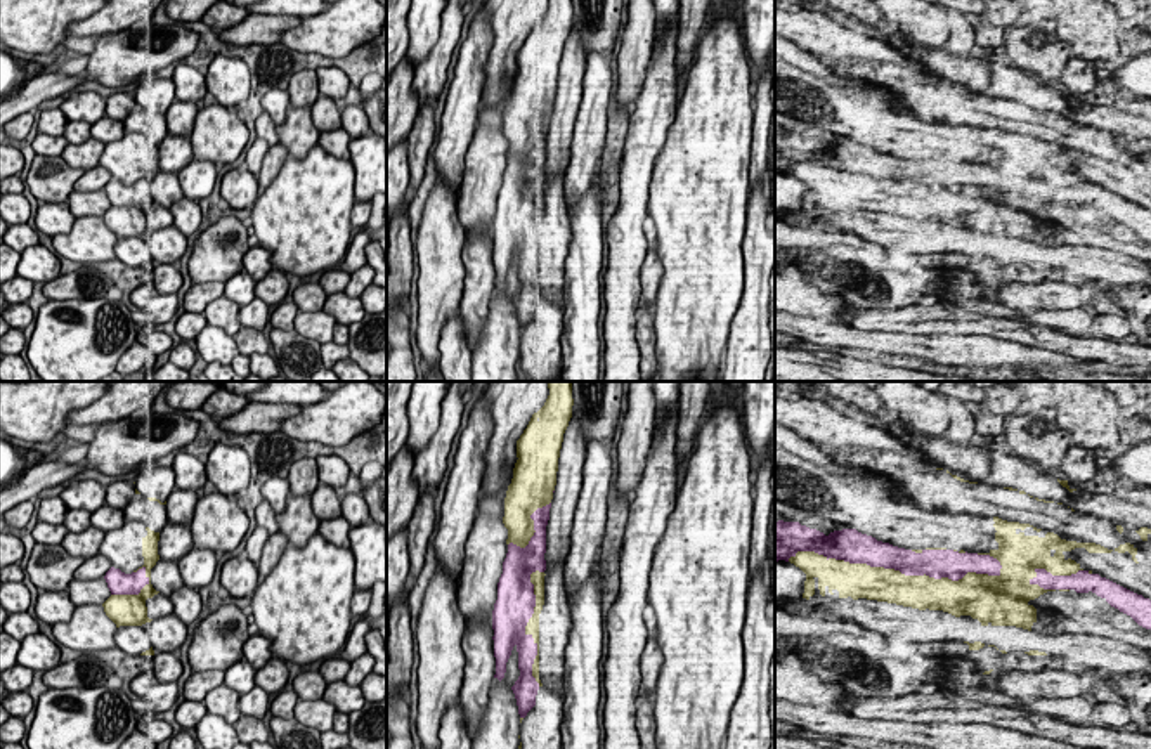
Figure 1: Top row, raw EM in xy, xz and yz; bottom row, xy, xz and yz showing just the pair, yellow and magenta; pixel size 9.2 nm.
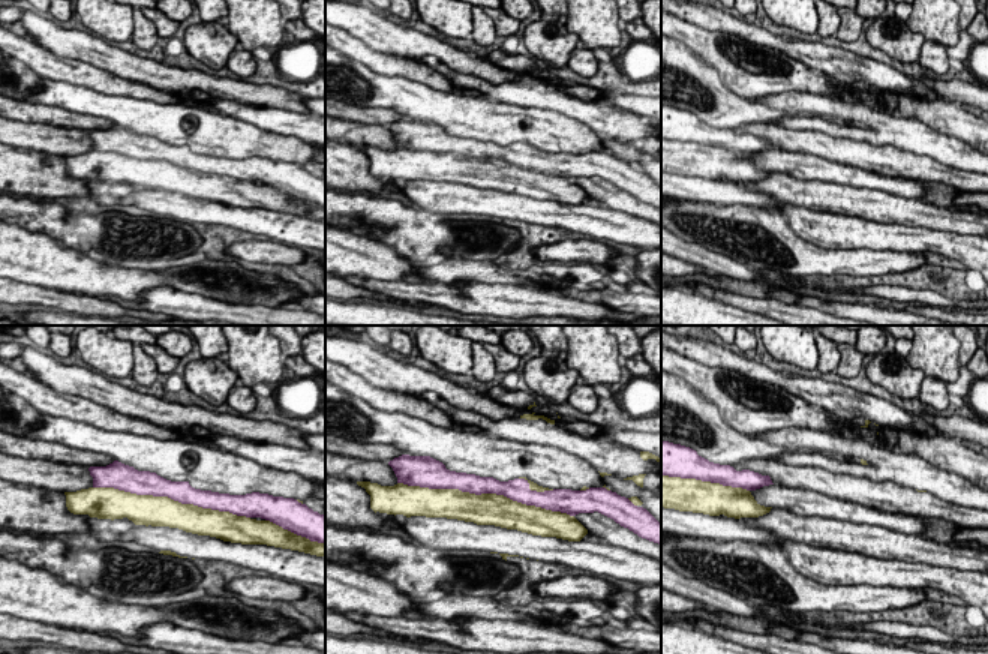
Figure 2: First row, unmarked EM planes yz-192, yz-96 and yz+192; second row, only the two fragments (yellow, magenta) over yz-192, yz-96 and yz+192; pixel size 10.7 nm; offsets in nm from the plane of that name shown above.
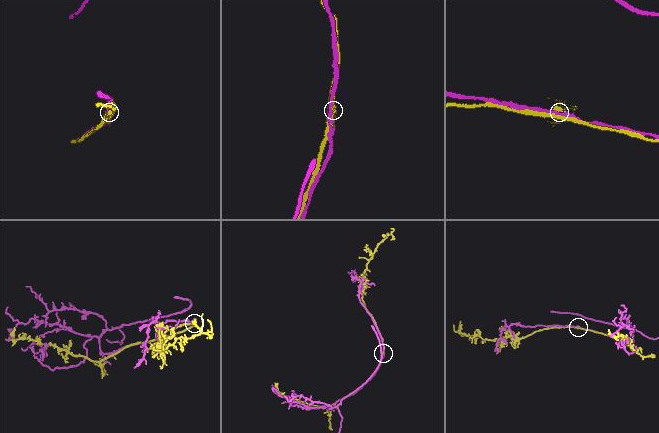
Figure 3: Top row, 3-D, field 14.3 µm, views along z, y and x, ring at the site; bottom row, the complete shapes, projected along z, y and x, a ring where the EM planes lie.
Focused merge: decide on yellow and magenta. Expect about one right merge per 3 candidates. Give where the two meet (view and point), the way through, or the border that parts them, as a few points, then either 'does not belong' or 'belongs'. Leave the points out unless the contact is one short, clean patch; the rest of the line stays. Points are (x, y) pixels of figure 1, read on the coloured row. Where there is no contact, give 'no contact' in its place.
meets yellow in yz at (897, 571); does not belong

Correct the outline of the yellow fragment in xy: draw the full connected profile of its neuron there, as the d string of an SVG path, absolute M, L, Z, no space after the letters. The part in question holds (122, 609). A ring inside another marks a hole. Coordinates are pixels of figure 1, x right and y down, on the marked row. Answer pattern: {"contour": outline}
{"contour": "M146 527L146 531L147 536L142 537L142 557L144 557L142 567L146 569L146 577L149 579L149 583L140 589L139 595L111 595L102 603L106 615L116 624L116 628L142 626L153 621L147 617L146 600L159 593L151 584L151 569L159 560L158 555L159 532L154 532L149 527Z"}

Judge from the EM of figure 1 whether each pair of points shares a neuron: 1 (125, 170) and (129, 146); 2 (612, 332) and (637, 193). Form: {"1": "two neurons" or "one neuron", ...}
{"1": "one neuron", "2": "one neuron"}

